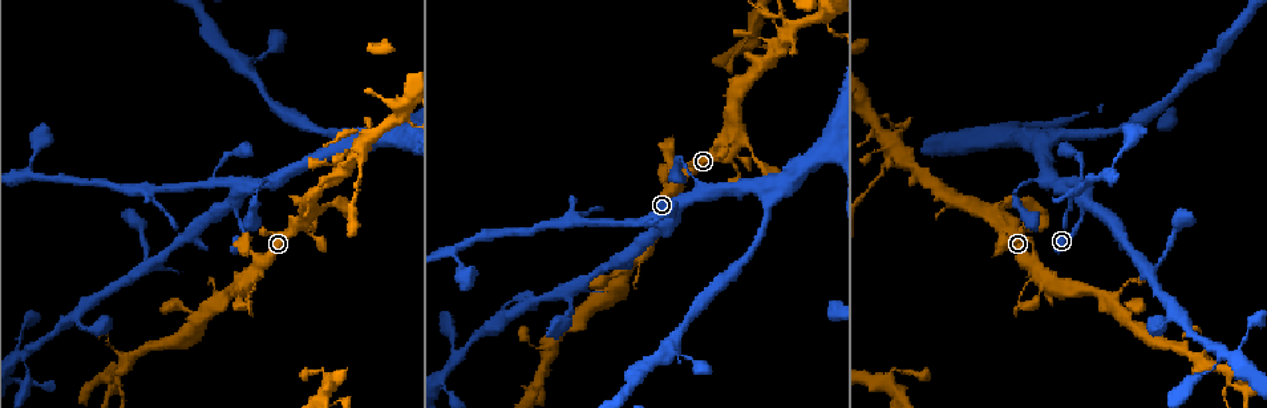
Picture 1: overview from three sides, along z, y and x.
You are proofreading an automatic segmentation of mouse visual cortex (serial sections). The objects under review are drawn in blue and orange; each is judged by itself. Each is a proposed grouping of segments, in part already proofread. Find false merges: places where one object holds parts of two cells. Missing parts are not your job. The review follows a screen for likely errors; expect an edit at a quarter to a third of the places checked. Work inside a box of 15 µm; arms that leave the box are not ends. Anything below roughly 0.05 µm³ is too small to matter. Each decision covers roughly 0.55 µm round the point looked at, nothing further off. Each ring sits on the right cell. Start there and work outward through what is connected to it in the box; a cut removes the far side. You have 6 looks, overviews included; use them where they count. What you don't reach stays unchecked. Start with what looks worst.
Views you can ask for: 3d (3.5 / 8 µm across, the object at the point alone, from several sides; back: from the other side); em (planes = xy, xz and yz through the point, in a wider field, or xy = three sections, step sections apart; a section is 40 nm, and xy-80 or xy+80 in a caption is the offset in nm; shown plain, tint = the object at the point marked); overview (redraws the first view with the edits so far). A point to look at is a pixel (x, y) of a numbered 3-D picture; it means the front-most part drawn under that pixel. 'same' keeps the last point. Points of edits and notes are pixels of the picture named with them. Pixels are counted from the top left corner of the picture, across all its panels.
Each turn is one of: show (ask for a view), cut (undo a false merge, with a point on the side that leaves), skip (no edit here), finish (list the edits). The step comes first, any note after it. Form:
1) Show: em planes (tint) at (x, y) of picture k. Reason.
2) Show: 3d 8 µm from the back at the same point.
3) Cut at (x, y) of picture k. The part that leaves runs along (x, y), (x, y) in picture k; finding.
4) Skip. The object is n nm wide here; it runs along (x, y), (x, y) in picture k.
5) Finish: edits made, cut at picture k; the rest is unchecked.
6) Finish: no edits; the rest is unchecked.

Show: 3d 3.5 µm from the back at (894, 155) of picture 1.

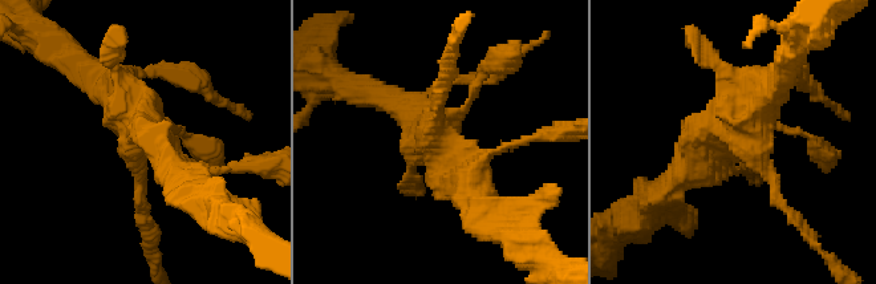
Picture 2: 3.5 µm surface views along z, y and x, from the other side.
Show: em xy step 1 (tint) at (132, 146) of picture 2. Now the EM.

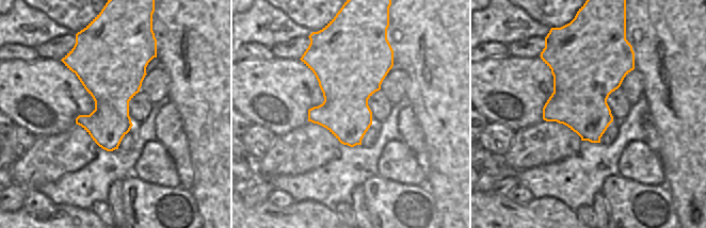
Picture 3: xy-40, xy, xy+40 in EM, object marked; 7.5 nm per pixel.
Skip. It runs along (689, 162), (778, 81), (787, 61) in picture 2; one cell here.

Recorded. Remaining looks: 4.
Show: 3d 3.5 µm at (274, 179) of picture 1. A fork.

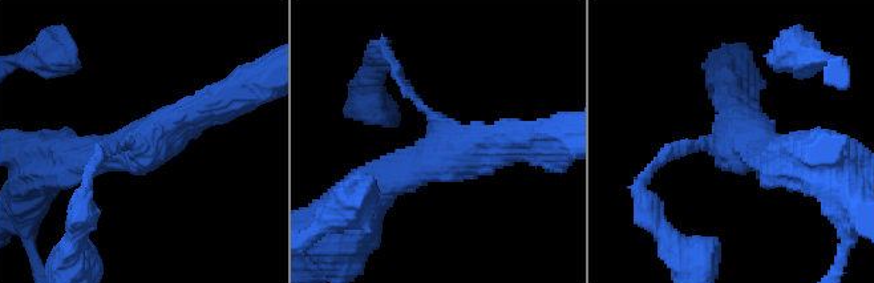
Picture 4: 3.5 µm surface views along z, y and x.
Show: em xy step 1 (tint) at (748, 146) of picture 4. 3 arms meet here; the arms are 150, 400, 400 nm wide; now the EM.

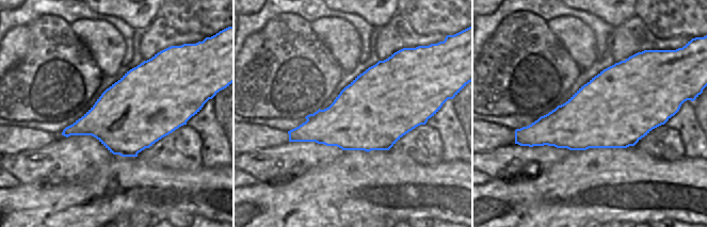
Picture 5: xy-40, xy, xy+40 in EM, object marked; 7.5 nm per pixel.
Skip. It runs along (368, 198), (437, 153), (518, 140) in picture 4; all the same cell.

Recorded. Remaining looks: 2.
Finish: no edits; the rest is unchecked.

